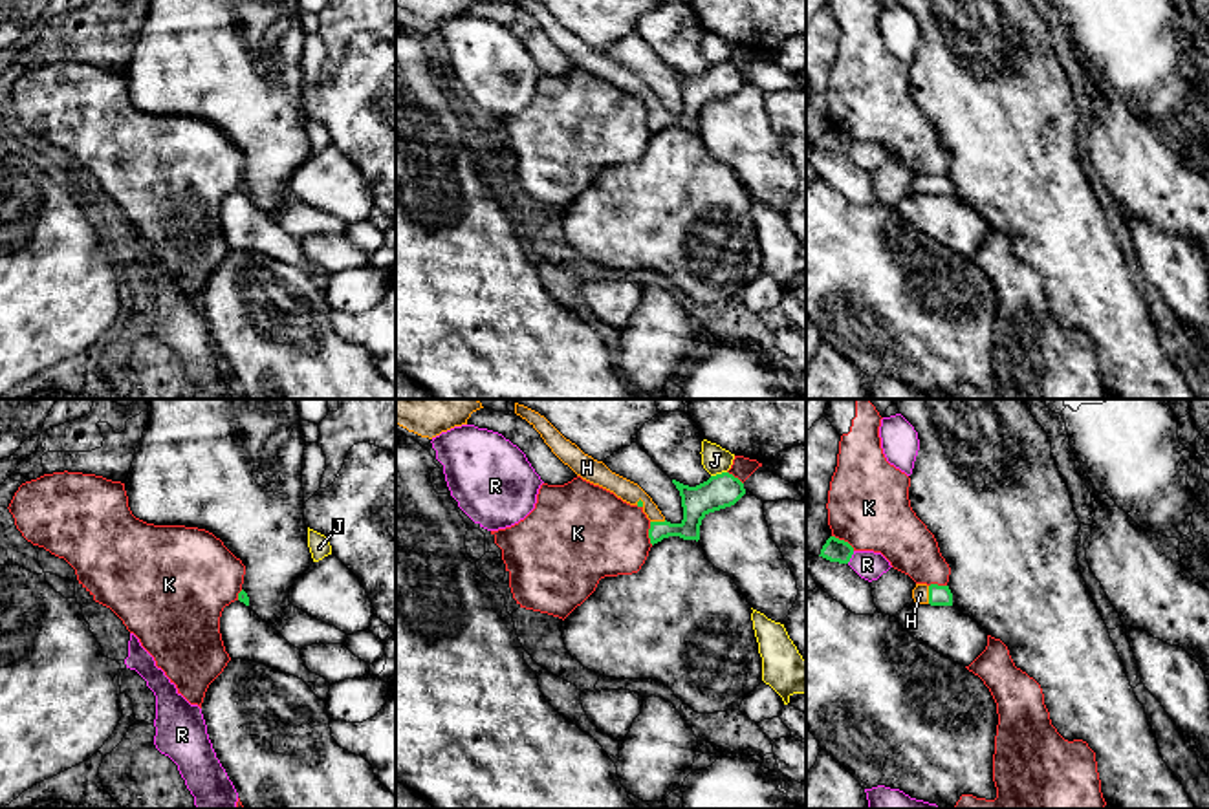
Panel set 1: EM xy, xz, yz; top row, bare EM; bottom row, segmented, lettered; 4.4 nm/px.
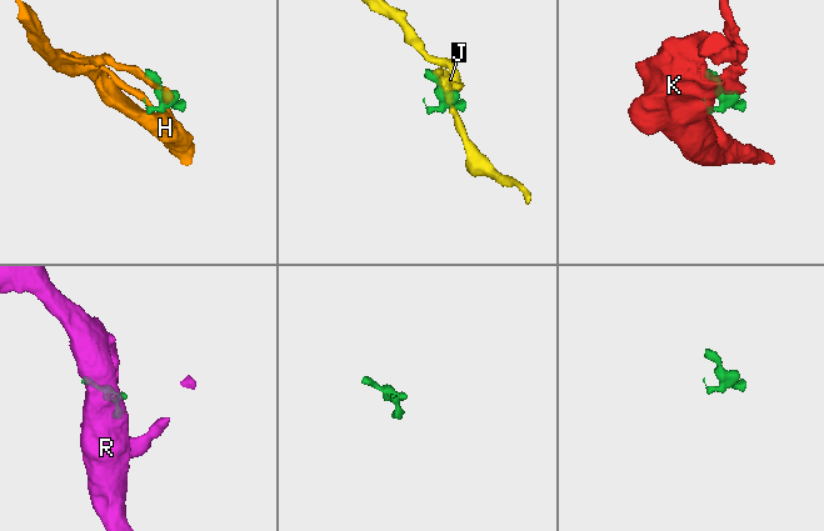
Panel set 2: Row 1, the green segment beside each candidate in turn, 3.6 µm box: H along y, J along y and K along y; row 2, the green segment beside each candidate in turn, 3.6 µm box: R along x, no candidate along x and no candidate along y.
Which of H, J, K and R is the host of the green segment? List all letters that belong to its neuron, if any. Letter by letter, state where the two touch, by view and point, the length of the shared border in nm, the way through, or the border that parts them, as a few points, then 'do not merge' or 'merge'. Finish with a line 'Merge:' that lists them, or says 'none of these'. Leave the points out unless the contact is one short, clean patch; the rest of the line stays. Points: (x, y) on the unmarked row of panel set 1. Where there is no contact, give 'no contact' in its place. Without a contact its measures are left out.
H: yz (929, 185) | 80 nm | across yz (938, 185), (929, 185), (920, 183) | merge
J: xz (718, 64) | 80 nm | along xz (726, 61), (711, 66) | do not merge
K: yz (843, 130) | 120 nm | do not merge
R: yz (850, 147) | 70 nm | along yz (854, 141), (847, 152) | do not merge
Merge: H

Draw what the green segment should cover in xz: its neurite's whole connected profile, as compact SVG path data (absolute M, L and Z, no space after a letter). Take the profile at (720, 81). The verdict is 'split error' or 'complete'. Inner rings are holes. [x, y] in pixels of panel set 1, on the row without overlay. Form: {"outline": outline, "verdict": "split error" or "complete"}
{"outline": "M515 0L515 4L526 9L540 24L551 42L577 66L614 82L630 95L641 97L650 110L648 128L652 135L669 126L698 132L702 110L709 102L735 95L746 84L744 73L729 62L711 66L696 77L672 70L681 86L683 110L680 113L670 113L637 73L612 62L603 51L584 44L544 5L535 0Z", "verdict": "split error"}

